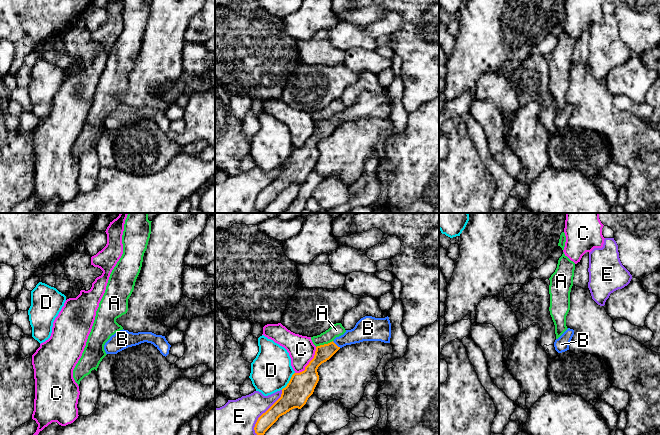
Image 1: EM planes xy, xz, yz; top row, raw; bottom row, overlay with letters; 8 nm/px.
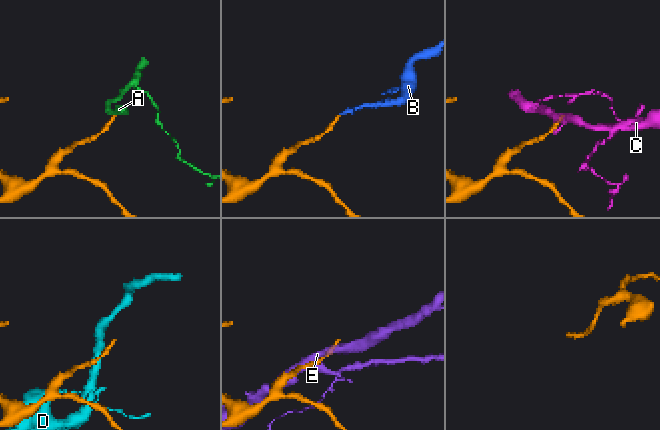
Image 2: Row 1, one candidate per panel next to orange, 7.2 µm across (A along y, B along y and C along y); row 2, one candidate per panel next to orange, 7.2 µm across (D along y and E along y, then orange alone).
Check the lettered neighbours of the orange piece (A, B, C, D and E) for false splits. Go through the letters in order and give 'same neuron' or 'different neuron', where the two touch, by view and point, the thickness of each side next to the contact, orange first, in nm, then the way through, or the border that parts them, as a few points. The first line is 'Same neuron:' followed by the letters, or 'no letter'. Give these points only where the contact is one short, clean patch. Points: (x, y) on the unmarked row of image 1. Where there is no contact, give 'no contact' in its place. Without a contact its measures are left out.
Same neuron: B
A: different neuron | xz (324, 120) | 130/110 nm | along xz (332, 116), (316, 123)
B: same neuron | xz (335, 120) | 130/160 nm | across xz (324, 128), (335, 120), (363, 107)
C: different neuron | xz (309, 139) | 220/220 nm | along xz (316, 123), (314, 133), (303, 146), (295, 149)
D: different neuron | xz (289, 157) | 220/320 nm
E: different neuron | xz (263, 189) | 160/320 nm

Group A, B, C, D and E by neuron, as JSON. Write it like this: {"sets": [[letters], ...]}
{"sets": [["A"], ["B"], ["C"], ["D"], ["E"]]}

